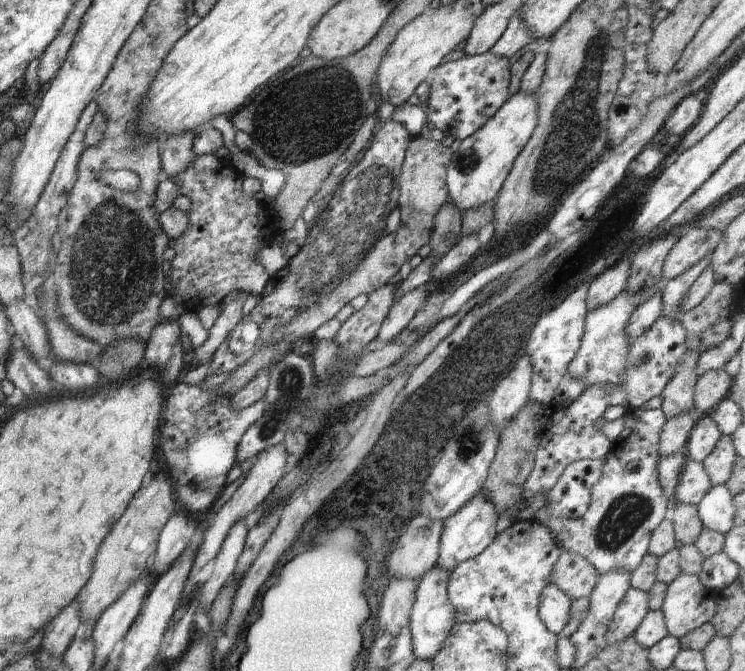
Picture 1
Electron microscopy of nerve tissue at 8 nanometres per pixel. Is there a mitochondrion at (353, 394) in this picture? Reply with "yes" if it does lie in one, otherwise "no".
no

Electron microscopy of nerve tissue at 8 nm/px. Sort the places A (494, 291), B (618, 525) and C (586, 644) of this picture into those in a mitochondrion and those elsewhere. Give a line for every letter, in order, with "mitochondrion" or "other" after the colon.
A: mitochondrion
B: mitochondrion
C: other

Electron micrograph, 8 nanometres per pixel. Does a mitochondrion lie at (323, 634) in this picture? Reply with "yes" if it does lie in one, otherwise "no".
no

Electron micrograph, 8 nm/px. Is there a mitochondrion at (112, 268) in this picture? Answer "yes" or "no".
yes

